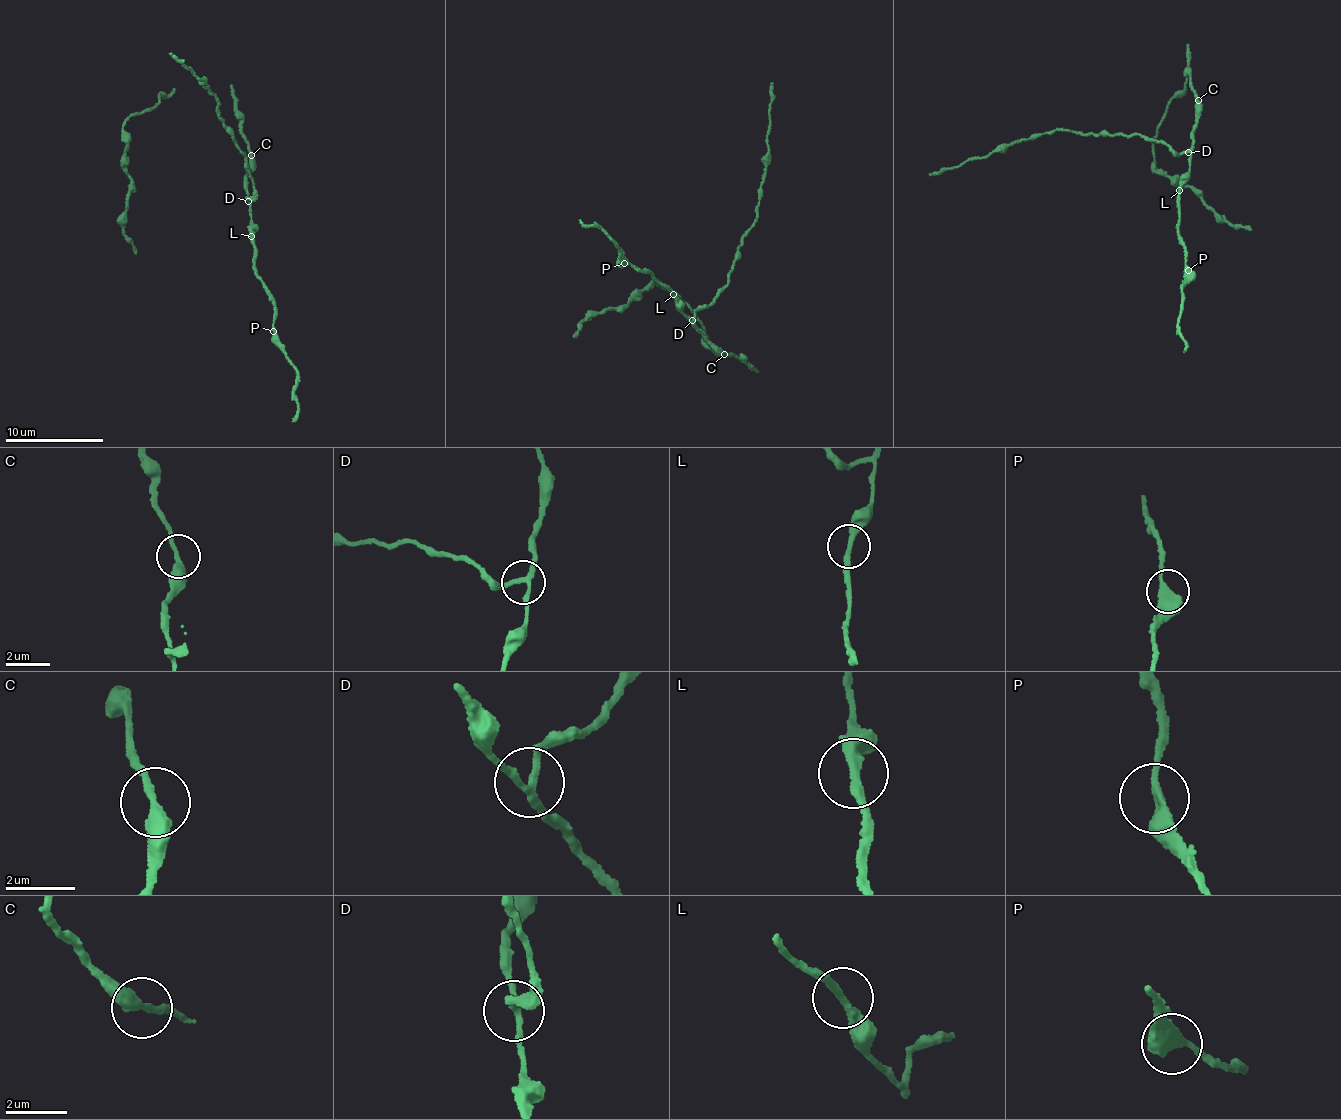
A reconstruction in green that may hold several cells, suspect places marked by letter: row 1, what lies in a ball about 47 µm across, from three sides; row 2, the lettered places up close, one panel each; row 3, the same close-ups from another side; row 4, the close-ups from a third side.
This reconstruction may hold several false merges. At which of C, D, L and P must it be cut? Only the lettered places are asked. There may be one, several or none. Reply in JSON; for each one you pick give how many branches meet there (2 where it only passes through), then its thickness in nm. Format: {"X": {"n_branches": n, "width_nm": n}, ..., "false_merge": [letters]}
{"false_merge": []}

